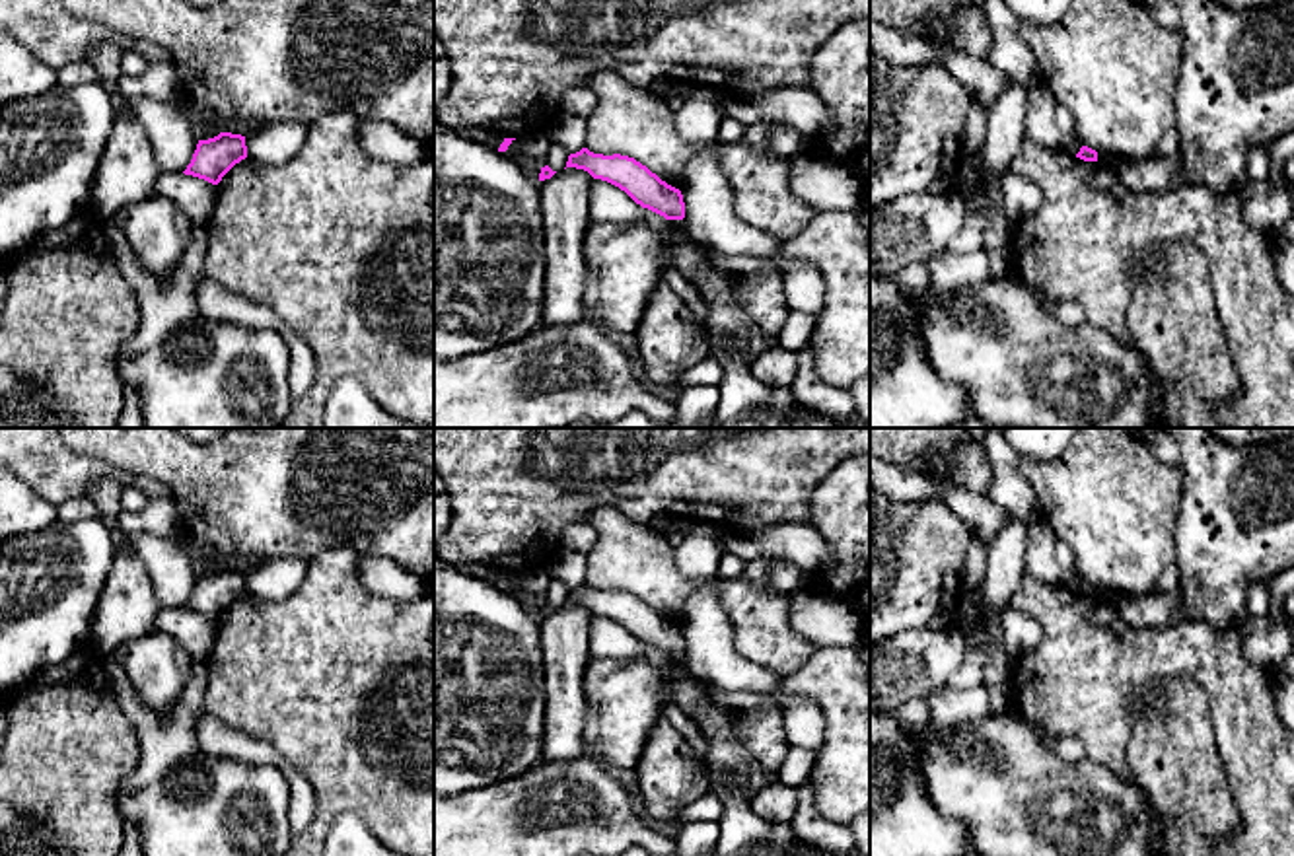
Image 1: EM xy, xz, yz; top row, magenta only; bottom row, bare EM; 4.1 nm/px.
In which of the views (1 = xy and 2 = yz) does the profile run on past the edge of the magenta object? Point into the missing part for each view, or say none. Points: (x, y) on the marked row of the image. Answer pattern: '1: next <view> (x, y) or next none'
1: next none
2: next none

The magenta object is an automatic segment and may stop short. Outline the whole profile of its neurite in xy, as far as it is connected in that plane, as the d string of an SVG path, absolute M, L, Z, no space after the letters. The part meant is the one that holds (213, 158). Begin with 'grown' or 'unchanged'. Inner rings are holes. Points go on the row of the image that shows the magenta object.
unchanged; M220 132L214 138L198 140L193 160L183 173L218 185L245 158L245 136Z

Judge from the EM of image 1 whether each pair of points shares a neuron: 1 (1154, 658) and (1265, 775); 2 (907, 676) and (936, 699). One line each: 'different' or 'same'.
1: same
2: different

